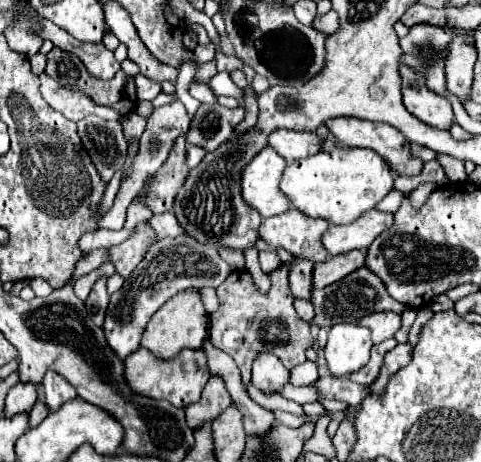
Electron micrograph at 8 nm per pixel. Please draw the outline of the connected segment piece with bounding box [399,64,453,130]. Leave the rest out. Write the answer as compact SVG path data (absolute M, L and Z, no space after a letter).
M399 64L399 72L403 80L401 90L403 90L405 108L421 122L433 128L449 130L453 124L451 102L445 100L445 96L437 96L435 92L429 92L429 88L425 88L425 80L421 80L417 72L409 72L405 64Z

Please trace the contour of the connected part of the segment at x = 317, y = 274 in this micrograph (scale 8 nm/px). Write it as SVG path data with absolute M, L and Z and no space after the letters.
M365 250L345 252L341 256L331 256L325 262L317 262L313 268L313 288L325 288L361 266L365 266Z

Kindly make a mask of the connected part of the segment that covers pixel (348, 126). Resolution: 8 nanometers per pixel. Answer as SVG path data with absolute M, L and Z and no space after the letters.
M333 118L327 124L327 130L333 132L345 146L359 146L359 148L371 148L377 154L381 154L385 158L385 162L391 166L391 170L397 176L417 176L417 172L421 172L423 168L423 160L417 158L411 152L409 142L405 140L405 136L401 132L397 132L397 128L383 124L383 122L369 122L369 120L359 120L359 118Z

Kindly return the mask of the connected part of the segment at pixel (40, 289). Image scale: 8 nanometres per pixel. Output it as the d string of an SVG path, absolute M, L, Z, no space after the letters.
M33 278L31 280L31 288L33 288L35 296L39 296L39 298L45 298L45 296L49 296L53 292L51 284L47 280L43 280L43 278Z

